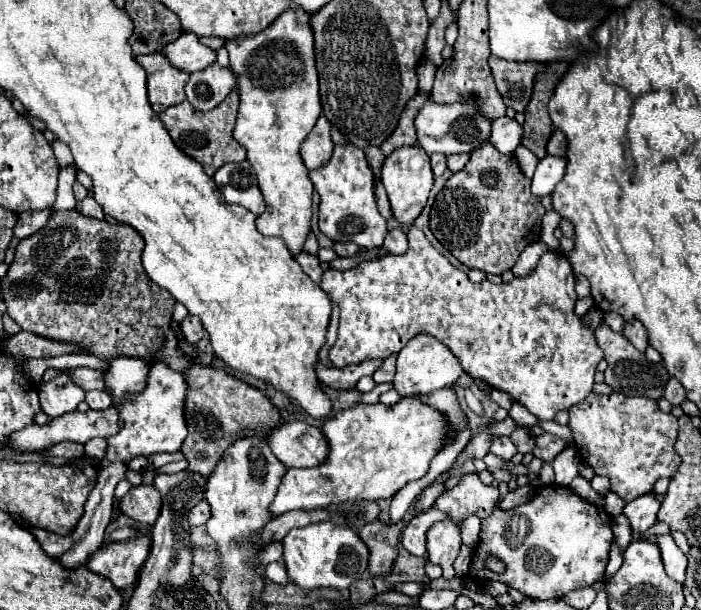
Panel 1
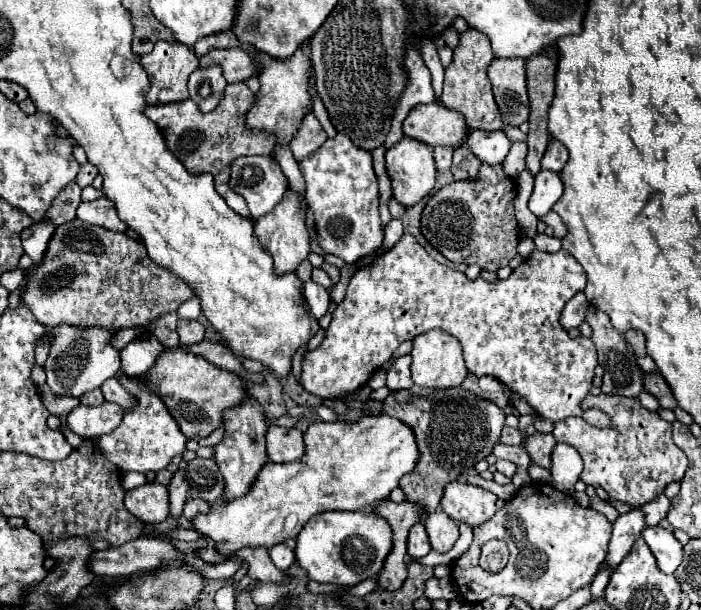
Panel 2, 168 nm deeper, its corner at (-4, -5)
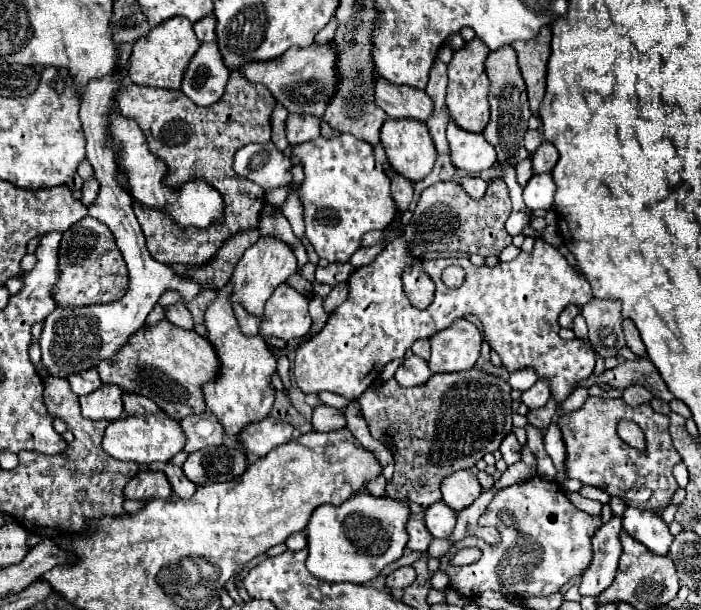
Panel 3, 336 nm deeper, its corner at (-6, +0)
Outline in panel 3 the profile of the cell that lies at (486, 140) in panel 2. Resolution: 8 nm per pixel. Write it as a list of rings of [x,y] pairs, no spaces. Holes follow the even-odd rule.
[[[450,118],[448,122],[448,142],[450,142],[450,160],[456,170],[464,174],[480,174],[488,170],[496,162],[494,148],[484,140],[482,134],[472,134],[454,124]]]

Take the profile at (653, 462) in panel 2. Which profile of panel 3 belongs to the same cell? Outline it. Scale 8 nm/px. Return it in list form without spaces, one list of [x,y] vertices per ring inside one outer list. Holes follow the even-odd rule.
[[[590,396],[586,404],[570,414],[564,414],[558,420],[562,430],[564,446],[566,446],[566,474],[568,478],[576,478],[582,484],[596,486],[610,496],[622,498],[628,506],[640,510],[662,512],[666,506],[672,504],[672,496],[678,490],[678,484],[672,476],[672,466],[680,462],[680,454],[672,446],[672,438],[668,432],[668,416],[658,414],[650,408],[650,404],[642,406],[628,406],[622,398],[604,400]],[[620,420],[636,422],[642,432],[646,434],[646,452],[638,452],[616,432]],[[636,492],[646,492],[642,500]],[[634,498],[634,500],[632,500]]]

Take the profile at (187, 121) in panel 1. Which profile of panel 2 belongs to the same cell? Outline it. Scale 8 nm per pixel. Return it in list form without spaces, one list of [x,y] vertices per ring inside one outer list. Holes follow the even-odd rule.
[[[232,83],[226,87],[224,99],[212,113],[202,113],[192,99],[186,99],[180,103],[146,107],[146,117],[152,119],[162,129],[168,149],[184,163],[184,167],[190,173],[194,175],[212,173],[216,181],[216,191],[238,215],[250,215],[250,213],[248,213],[245,199],[232,189],[228,189],[228,175],[230,175],[232,161],[242,155],[272,155],[276,145],[274,135],[246,131],[244,115],[252,107],[252,101],[254,101],[254,93],[244,83]]]

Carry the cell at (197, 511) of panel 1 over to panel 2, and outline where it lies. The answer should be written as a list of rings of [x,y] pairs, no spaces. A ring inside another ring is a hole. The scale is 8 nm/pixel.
[[[192,499],[192,501],[188,501],[188,503],[184,505],[184,517],[192,521],[192,519],[196,519],[196,515],[208,511],[208,507],[210,507],[210,503],[206,503],[206,501],[202,501],[202,499]]]

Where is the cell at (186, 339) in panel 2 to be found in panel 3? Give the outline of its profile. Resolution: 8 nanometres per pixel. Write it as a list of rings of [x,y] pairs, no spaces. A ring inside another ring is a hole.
[[[182,302],[168,306],[168,308],[166,308],[166,318],[168,318],[172,324],[180,326],[180,328],[186,328],[186,330],[194,328],[194,320],[192,320],[192,314],[188,312],[188,308],[186,308]]]

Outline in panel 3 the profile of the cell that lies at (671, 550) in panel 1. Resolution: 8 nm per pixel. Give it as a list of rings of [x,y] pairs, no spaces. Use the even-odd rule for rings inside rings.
[[[638,508],[624,510],[622,528],[654,554],[668,554],[668,548],[674,540],[668,524],[658,514]]]

